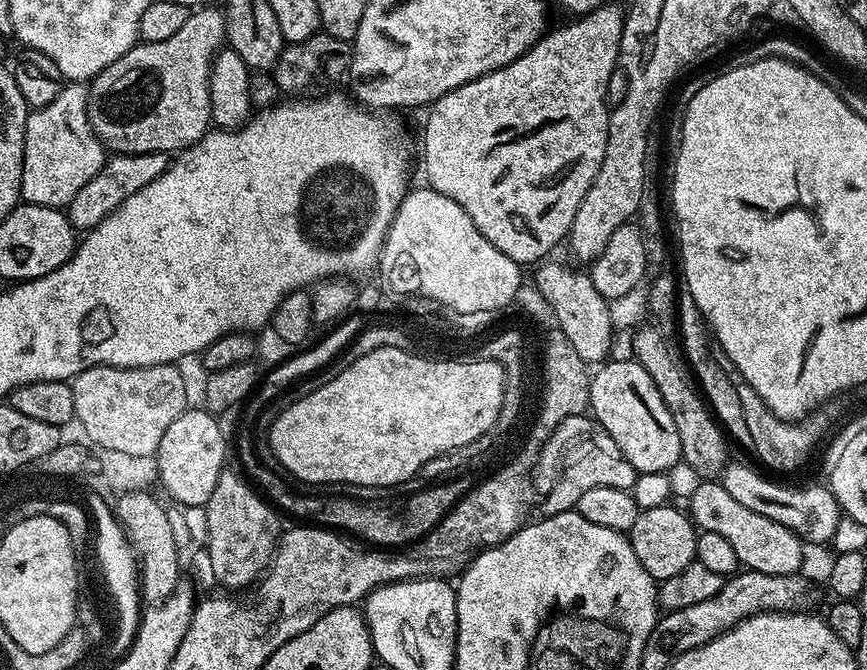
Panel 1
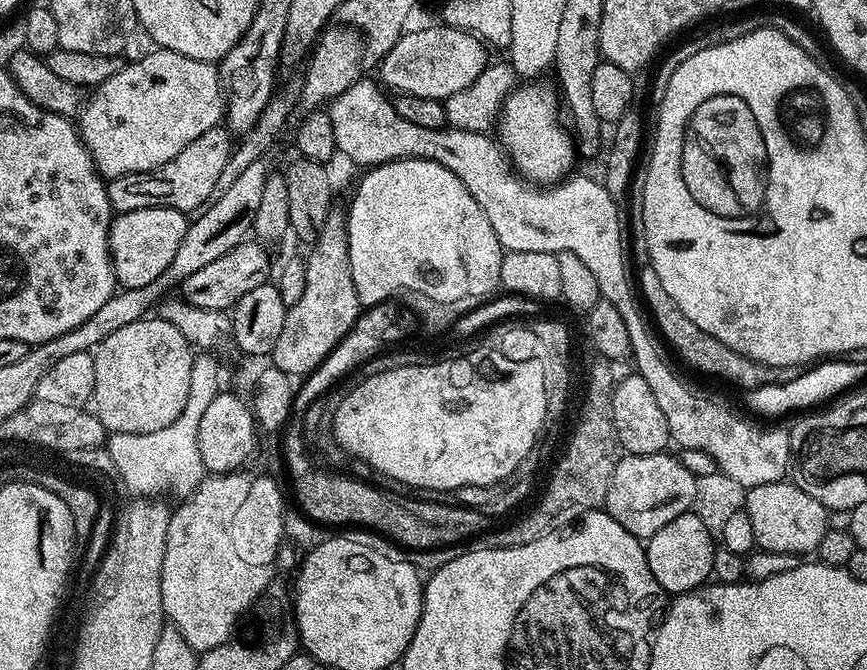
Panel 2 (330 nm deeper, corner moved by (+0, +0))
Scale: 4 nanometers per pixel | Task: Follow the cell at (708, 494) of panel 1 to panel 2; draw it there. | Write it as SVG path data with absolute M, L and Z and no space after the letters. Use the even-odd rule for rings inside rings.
M787 479L747 489L742 511L750 518L756 548L765 552L785 552L795 556L804 552L815 553L829 529L829 509L823 508L814 498L810 498L810 494L806 494L806 490Z

